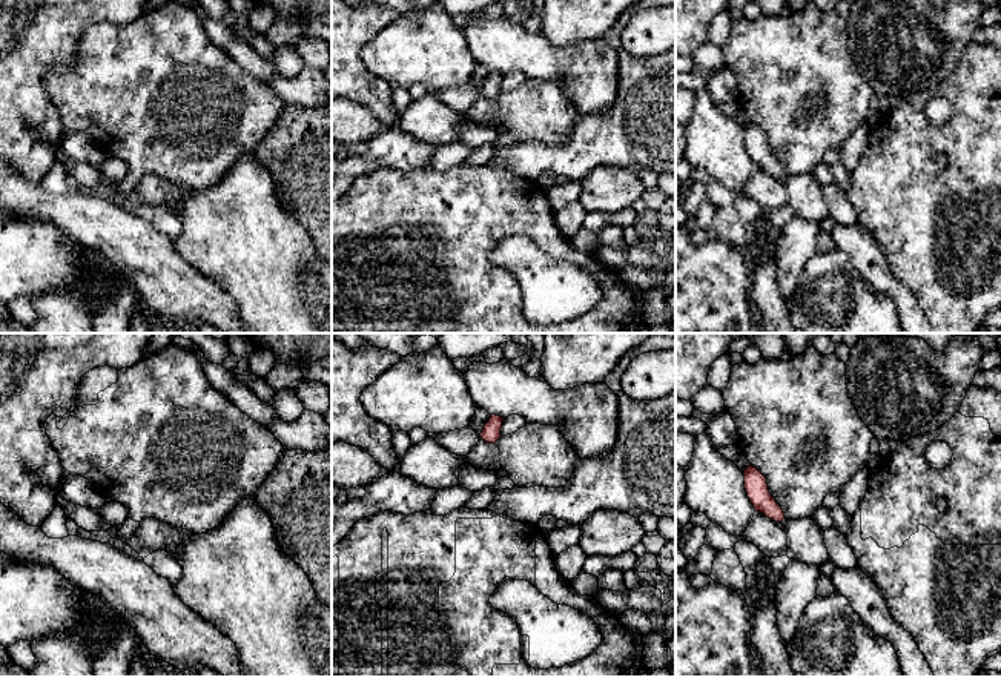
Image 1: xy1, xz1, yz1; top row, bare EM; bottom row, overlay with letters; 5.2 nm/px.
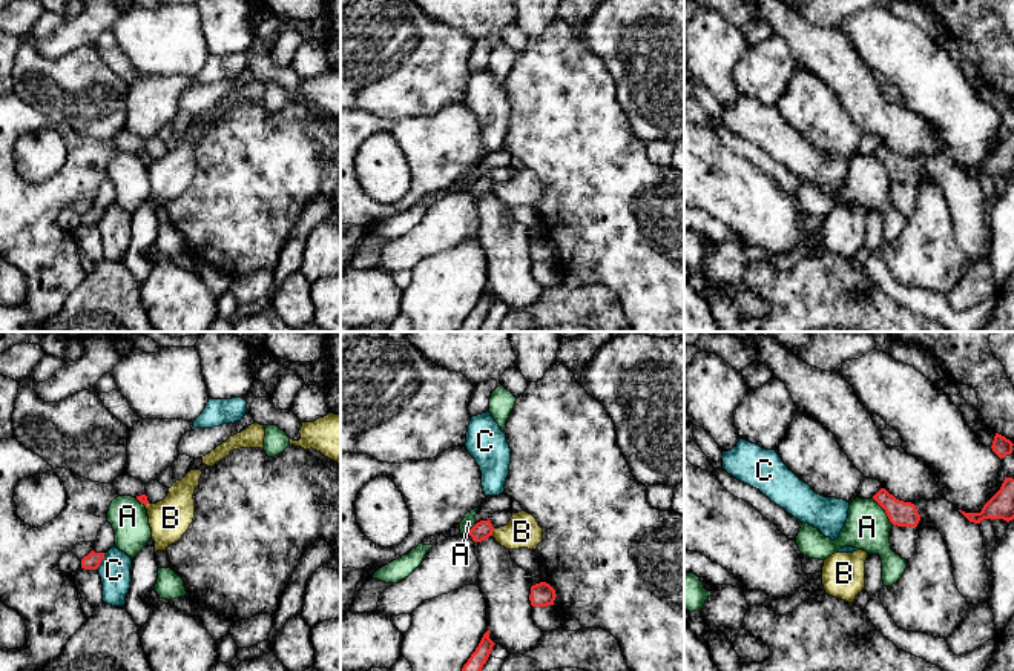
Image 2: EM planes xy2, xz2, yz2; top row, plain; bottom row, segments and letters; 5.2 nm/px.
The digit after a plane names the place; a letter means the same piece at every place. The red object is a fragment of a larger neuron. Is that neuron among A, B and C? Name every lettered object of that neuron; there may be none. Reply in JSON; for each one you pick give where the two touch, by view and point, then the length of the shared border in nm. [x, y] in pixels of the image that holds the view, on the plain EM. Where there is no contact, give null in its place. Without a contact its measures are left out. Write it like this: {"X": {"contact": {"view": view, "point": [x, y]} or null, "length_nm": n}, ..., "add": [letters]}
{"add": []}

